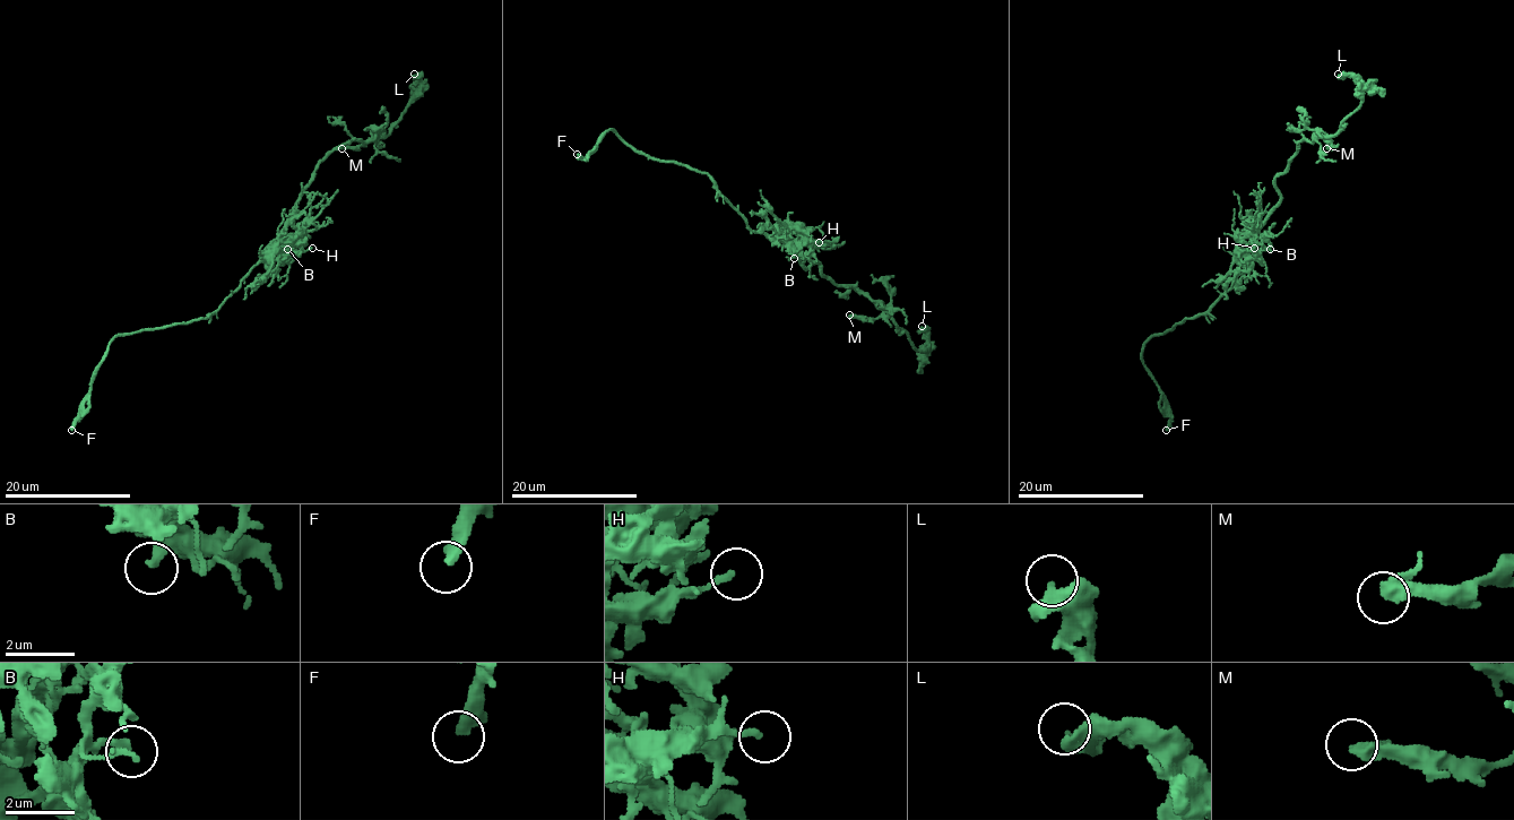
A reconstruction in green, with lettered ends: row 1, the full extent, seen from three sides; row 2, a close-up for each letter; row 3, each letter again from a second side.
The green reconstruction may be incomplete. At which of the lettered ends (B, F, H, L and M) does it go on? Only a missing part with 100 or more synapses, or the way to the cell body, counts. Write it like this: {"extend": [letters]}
{"extend": ["F"]}

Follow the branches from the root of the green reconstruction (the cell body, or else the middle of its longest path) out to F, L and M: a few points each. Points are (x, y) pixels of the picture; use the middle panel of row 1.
F: (766, 236), (747, 225), (704, 173), (674, 162), (648, 158), (612, 130), (584, 158), (577, 154)
L: (766, 236), (784, 241), (806, 268), (818, 262), (838, 285), (866, 293), (918, 350), (926, 348), (922, 326)
M: (766, 236), (778, 236), (806, 268), (818, 262), (838, 285), (857, 286), (882, 309), (875, 318), (849, 314)

